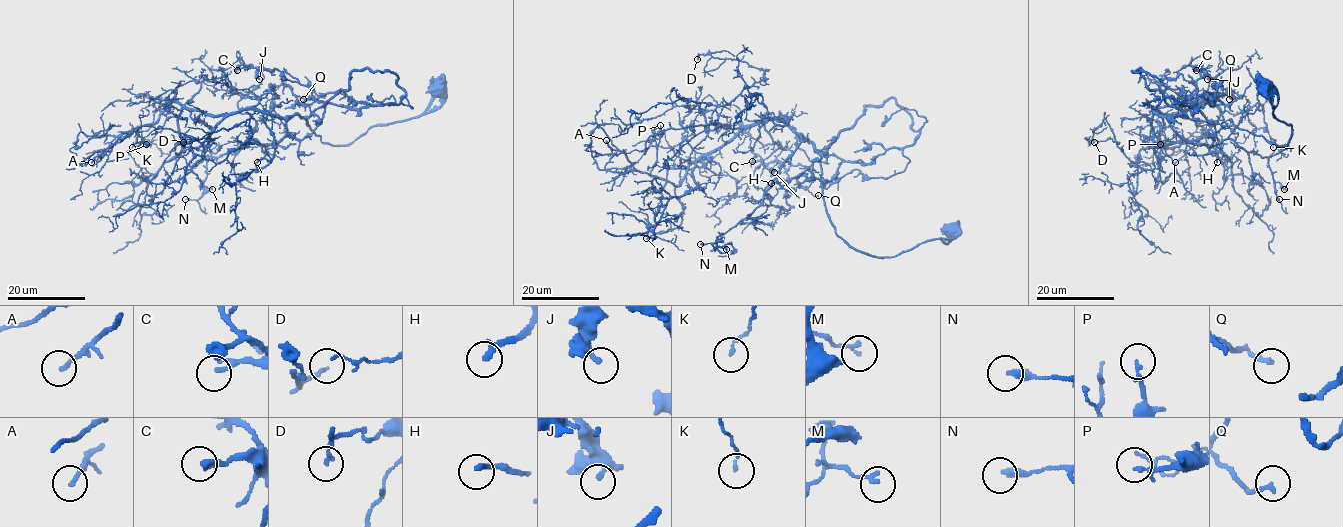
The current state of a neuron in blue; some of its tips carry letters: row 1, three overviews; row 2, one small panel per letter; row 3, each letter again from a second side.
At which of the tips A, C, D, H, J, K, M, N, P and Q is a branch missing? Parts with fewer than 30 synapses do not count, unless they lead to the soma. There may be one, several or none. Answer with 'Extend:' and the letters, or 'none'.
Extend: none

